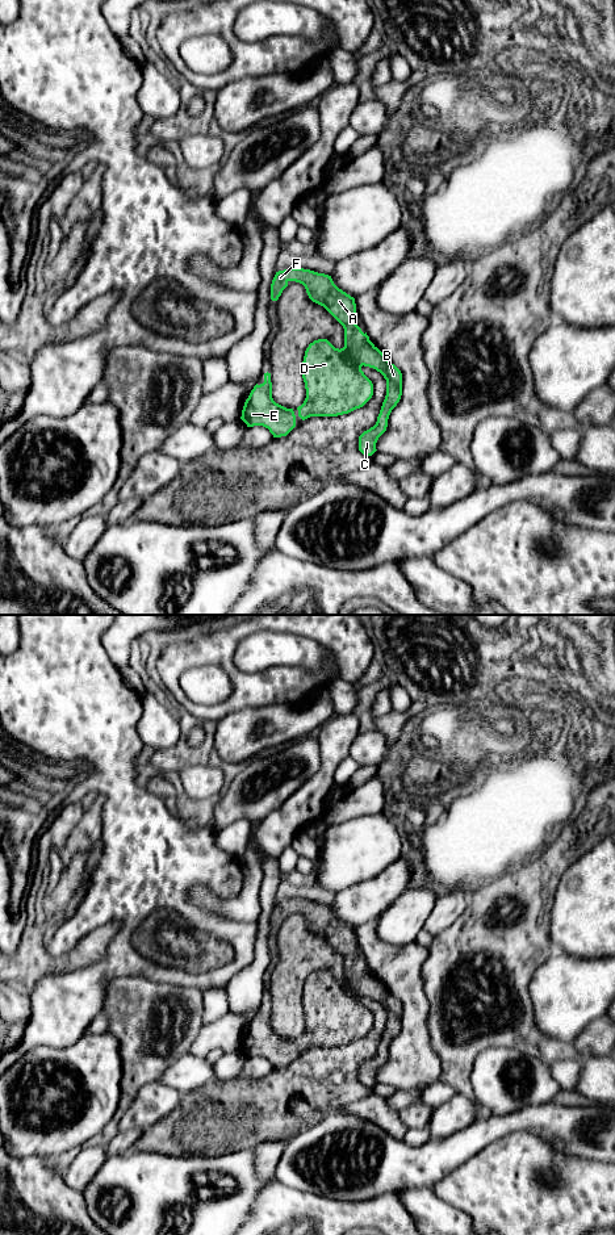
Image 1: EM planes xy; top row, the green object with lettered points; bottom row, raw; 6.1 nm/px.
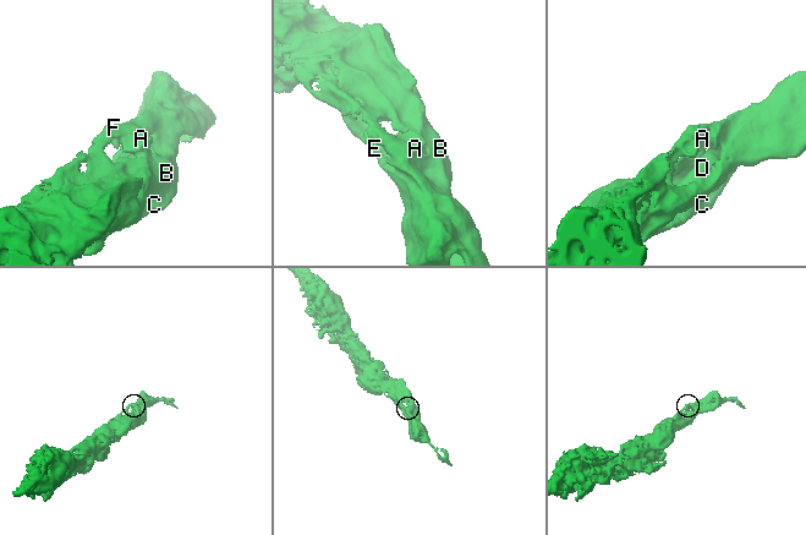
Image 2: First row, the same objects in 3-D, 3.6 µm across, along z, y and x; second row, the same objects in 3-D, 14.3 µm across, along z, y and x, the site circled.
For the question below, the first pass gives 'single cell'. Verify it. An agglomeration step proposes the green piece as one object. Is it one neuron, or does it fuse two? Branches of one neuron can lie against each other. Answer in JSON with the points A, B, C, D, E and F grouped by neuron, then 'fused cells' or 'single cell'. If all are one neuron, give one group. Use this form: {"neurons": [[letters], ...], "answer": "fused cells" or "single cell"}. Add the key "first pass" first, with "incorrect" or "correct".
{"first pass": "correct", "neurons": [["A", "B", "C", "D", "E", "F"]], "answer": "single cell"}

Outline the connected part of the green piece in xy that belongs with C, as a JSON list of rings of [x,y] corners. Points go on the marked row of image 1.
[[[304,268],[276,272],[271,300],[277,301],[289,281],[305,286],[309,298],[323,306],[344,328],[344,347],[335,348],[327,339],[309,344],[302,361],[306,398],[297,407],[298,416],[338,416],[363,407],[373,395],[373,384],[361,367],[380,372],[386,380],[386,395],[377,422],[359,436],[359,451],[372,456],[378,438],[386,431],[388,419],[402,395],[402,373],[369,340],[355,323],[355,298],[339,289],[331,276]]]

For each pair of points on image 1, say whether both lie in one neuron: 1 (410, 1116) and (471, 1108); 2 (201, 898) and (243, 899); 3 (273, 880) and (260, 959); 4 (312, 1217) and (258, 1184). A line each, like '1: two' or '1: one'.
1: one
2: one
3: one
4: two

